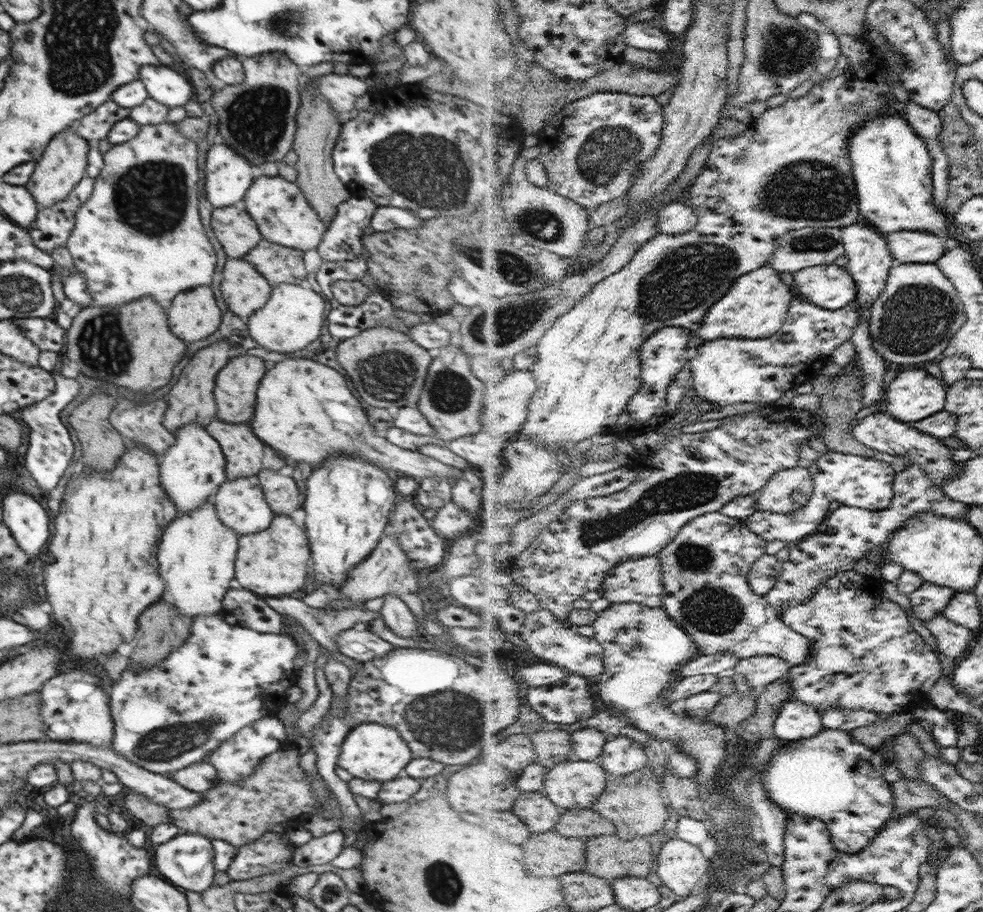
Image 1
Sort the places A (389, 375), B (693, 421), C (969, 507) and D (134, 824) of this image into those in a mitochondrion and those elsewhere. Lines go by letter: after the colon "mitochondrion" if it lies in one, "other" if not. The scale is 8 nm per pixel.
A: mitochondrion
B: other
C: other
D: other

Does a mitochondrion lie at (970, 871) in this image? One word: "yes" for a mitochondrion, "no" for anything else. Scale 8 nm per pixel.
no

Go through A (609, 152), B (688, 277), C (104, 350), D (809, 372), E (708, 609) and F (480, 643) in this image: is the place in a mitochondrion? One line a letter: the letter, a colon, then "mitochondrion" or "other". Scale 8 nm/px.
A: mitochondrion
B: mitochondrion
C: mitochondrion
D: other
E: mitochondrion
F: other

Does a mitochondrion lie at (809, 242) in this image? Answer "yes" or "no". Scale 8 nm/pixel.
yes

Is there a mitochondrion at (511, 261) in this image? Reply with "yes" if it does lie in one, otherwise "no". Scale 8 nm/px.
yes

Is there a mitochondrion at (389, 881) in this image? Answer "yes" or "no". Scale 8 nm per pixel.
no

